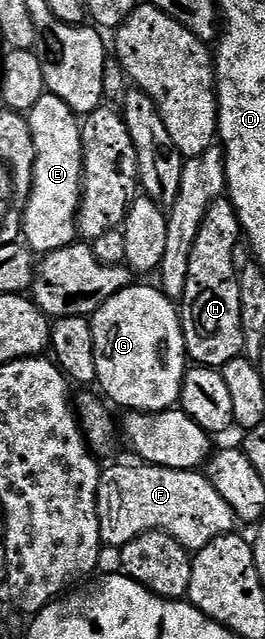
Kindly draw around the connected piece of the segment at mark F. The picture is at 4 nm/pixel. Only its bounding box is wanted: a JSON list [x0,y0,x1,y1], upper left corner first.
[98,464,237,551]

